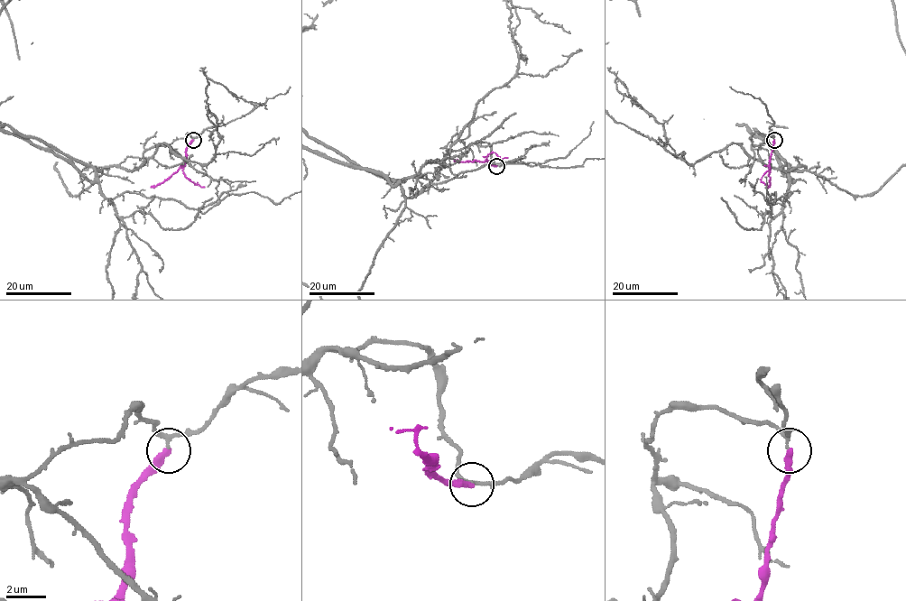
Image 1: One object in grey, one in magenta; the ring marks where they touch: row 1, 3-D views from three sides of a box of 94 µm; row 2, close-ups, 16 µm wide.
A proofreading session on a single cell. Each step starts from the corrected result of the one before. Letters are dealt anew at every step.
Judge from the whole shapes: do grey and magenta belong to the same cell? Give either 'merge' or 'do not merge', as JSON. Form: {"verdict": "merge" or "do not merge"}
{"verdict": "do not merge"}

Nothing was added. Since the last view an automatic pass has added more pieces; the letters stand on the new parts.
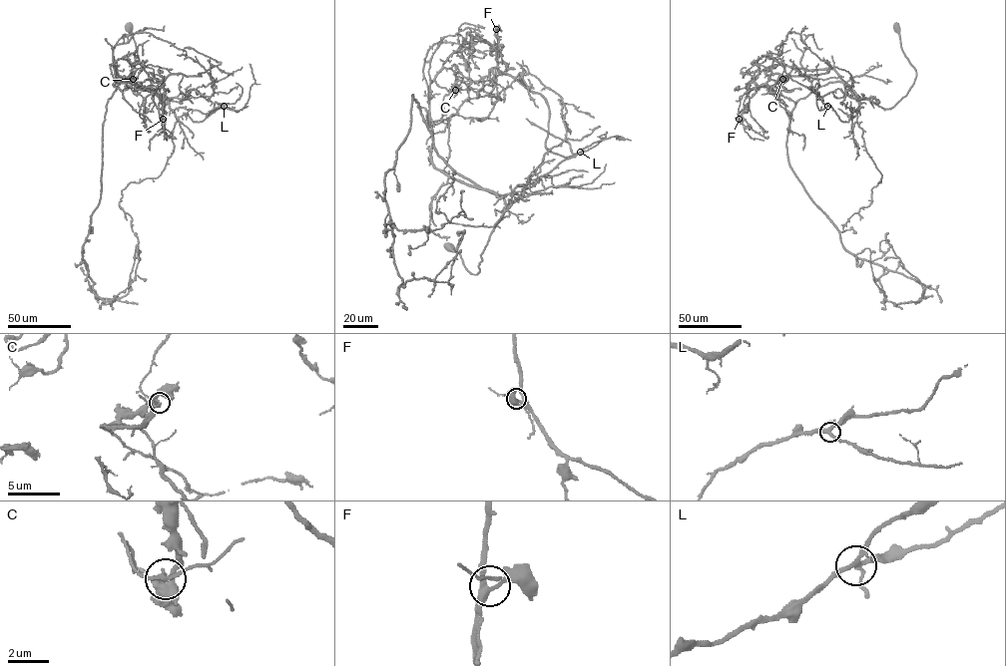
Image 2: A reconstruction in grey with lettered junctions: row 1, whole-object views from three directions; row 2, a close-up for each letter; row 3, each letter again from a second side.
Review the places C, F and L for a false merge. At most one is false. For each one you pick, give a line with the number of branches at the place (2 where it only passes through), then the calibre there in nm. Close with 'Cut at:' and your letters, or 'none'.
C: 4 branches meet; 150 nm thick
Cut at: C

